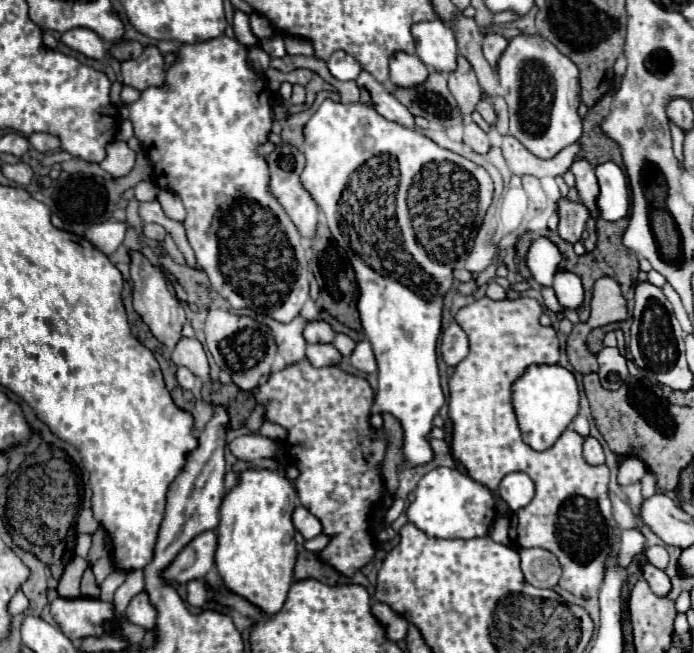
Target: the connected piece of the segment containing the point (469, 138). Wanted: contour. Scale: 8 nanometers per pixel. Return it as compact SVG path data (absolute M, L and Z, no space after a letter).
M468 122L464 126L464 144L468 144L478 154L486 154L490 150L490 142L488 142L486 132L474 122Z

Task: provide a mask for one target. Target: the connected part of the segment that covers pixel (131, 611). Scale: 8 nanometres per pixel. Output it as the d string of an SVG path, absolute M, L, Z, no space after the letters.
M140 592L130 600L124 616L126 616L128 622L150 630L150 628L154 628L154 622L156 622L156 608L152 608L148 594Z

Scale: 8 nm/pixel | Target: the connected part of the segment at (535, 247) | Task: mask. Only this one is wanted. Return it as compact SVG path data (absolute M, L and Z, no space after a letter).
M540 236L530 242L530 248L526 252L526 266L532 274L532 278L540 286L552 286L560 260L562 260L562 254L550 238Z

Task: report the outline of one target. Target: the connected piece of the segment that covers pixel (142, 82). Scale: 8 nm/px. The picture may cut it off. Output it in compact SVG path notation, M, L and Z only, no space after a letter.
M148 46L144 48L142 56L136 60L120 62L122 80L126 86L138 88L140 92L148 86L164 84L164 62L158 48Z

